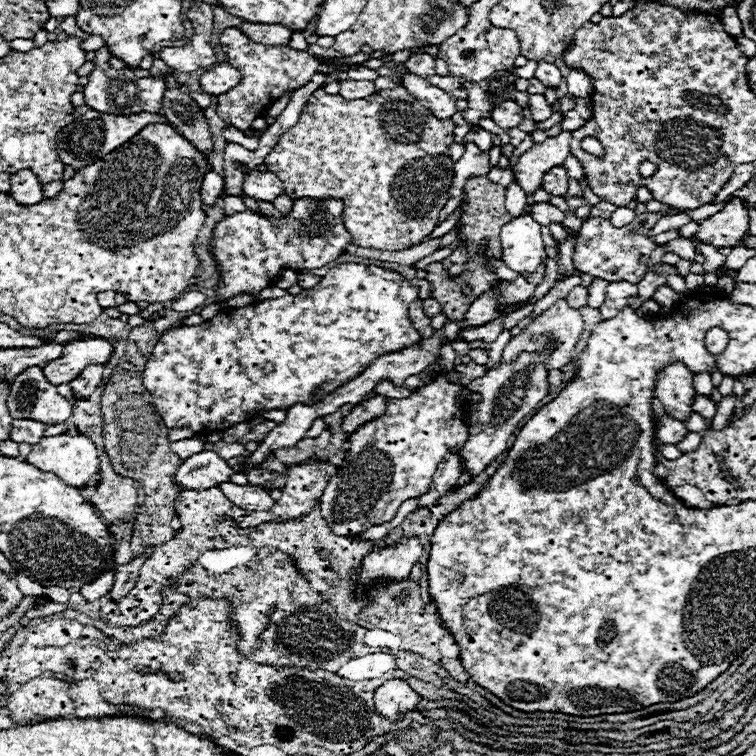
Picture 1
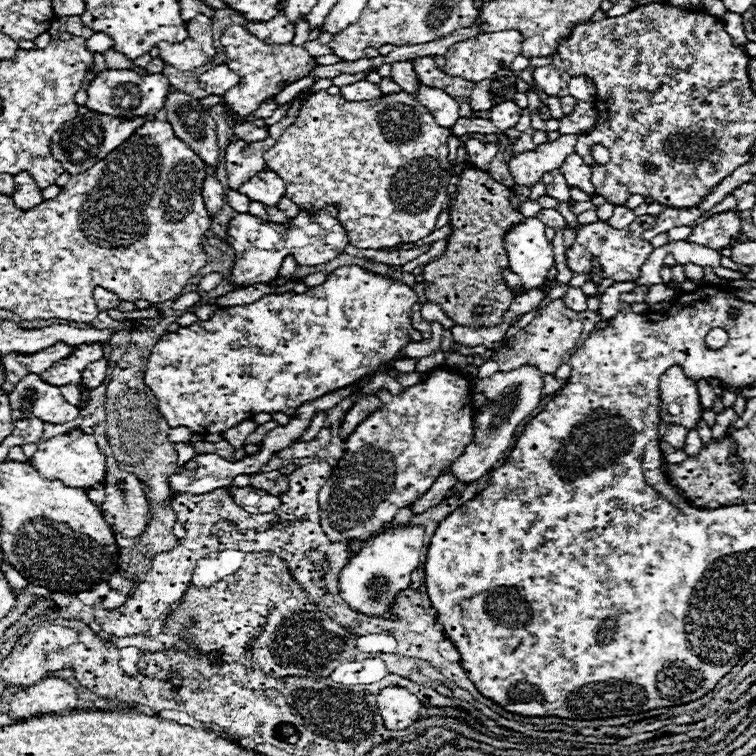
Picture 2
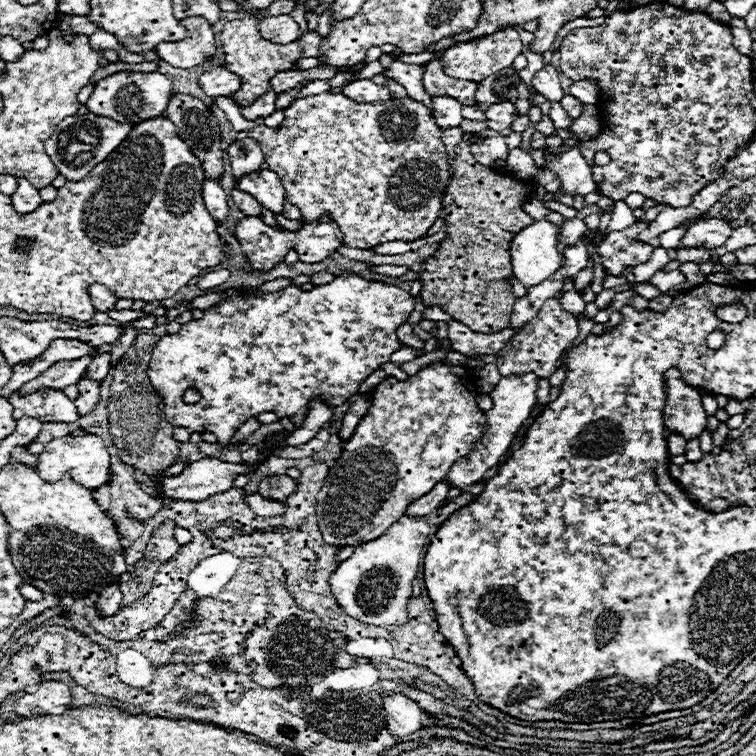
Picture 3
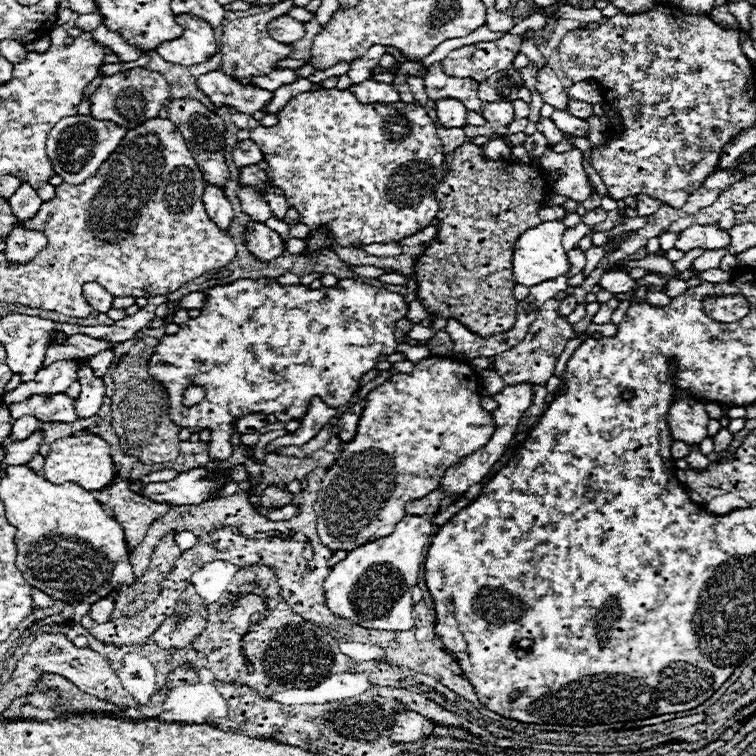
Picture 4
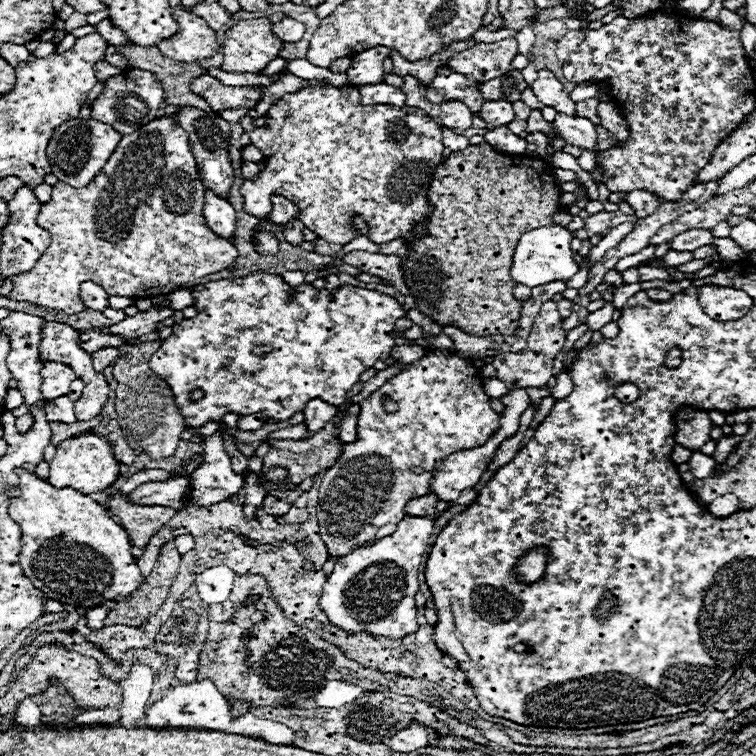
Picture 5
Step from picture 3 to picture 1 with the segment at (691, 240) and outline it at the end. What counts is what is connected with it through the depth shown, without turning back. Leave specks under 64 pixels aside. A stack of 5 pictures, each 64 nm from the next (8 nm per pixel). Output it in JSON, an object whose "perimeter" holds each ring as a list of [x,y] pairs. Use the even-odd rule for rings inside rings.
{"perimeter":[[[730,198],[720,212],[700,222],[694,238],[712,244],[714,248],[734,248],[746,236],[748,224],[750,216],[746,202],[742,198]]]}

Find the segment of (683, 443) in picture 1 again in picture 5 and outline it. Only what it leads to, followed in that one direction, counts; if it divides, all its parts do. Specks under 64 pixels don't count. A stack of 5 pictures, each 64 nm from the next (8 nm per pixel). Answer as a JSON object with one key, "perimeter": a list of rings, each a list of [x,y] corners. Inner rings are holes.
{"perimeter":[[[694,452],[688,460],[690,464],[690,472],[696,476],[696,478],[706,478],[706,474],[710,474],[716,466],[714,458],[712,456],[704,456],[702,452]]]}

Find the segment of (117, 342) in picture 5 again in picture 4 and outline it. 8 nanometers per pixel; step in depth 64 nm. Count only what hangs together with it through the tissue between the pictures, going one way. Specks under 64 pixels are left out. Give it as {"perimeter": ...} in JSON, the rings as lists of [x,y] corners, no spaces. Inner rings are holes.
{"perimeter":[[[76,334],[76,336],[70,336],[64,344],[56,344],[52,342],[46,350],[46,358],[42,362],[40,368],[46,368],[50,366],[52,362],[58,362],[58,360],[78,360],[78,358],[90,358],[92,354],[98,354],[100,350],[106,350],[110,342],[104,342],[104,340],[96,340],[96,338],[90,338],[90,336],[82,336],[82,334]]]}

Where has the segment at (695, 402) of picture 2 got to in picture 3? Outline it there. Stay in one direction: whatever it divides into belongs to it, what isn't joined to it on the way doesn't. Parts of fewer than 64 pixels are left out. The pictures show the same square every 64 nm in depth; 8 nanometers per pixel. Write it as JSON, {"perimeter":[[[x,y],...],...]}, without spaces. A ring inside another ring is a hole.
{"perimeter":[[[678,368],[664,372],[666,386],[666,406],[664,406],[664,424],[668,430],[680,430],[684,438],[700,436],[706,428],[706,412],[700,402],[700,392],[694,386],[688,386],[682,380]]]}

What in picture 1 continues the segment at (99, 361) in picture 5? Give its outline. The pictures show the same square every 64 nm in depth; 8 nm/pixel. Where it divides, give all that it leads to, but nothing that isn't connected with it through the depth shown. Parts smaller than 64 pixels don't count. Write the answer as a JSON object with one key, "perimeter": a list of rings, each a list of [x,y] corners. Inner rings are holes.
{"perimeter":[[[88,366],[88,370],[82,370],[80,378],[76,378],[76,380],[70,382],[70,388],[72,388],[74,396],[78,400],[88,398],[100,386],[102,372],[104,372],[104,366]]]}

